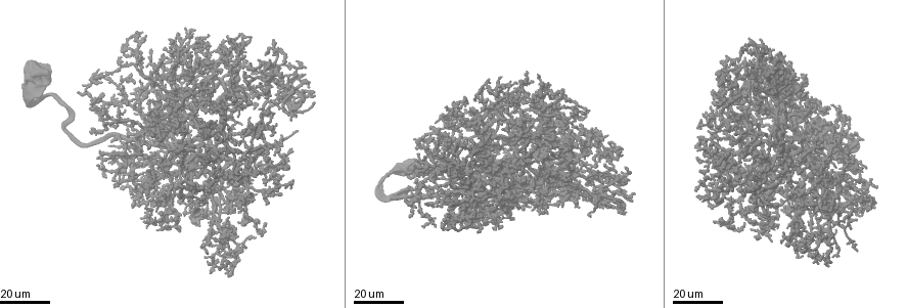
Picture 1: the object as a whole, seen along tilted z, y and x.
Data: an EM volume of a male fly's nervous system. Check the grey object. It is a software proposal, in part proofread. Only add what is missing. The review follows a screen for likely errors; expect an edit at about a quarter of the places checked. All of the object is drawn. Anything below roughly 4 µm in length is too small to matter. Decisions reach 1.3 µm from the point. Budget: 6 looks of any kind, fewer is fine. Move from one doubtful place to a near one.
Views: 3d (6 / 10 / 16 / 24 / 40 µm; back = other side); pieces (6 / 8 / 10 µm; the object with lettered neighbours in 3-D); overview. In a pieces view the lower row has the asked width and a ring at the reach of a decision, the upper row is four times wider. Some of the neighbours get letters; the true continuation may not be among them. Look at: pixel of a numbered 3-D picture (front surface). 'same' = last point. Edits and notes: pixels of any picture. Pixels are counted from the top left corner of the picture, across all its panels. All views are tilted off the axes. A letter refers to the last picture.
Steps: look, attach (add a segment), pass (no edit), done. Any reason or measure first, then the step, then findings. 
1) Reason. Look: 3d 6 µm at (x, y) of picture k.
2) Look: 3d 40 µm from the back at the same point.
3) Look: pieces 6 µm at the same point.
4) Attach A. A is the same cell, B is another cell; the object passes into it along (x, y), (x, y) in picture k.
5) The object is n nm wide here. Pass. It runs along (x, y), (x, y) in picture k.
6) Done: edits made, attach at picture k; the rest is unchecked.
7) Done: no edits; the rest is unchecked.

Free end. Look: 3d 16 µm at (752, 157) of picture 1.

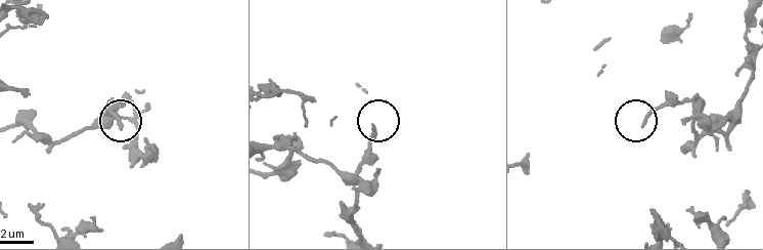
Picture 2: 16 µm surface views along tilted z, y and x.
Look: pieces 10 µm at (122, 127) of picture 2.

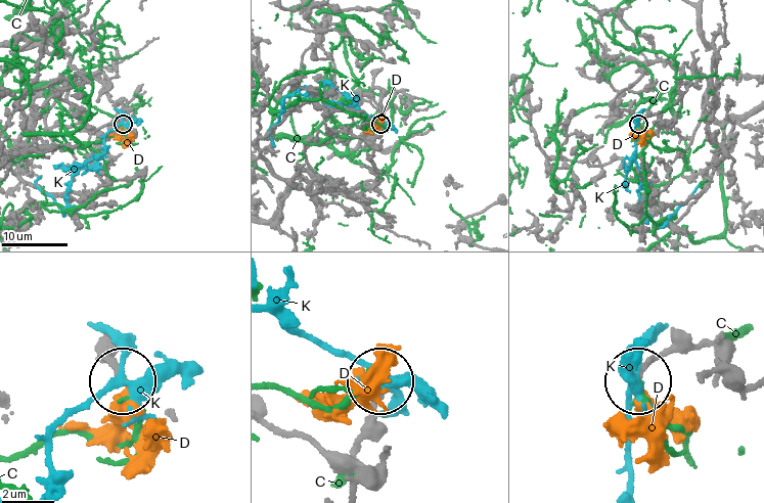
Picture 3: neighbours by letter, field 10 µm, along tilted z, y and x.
Pass. C, D and K are other cells; no lettered segment goes on from it.

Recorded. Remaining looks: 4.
Long arm stops here. Look: 3d 16 µm at (283, 61) of picture 1.

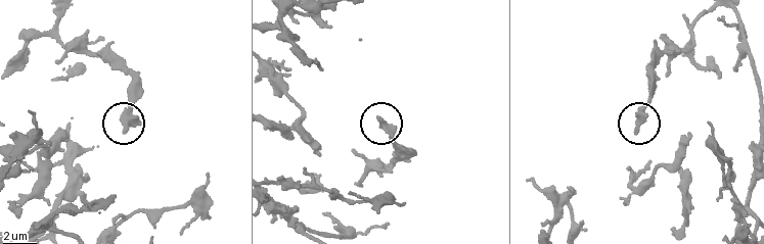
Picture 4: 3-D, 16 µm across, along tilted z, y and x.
See the neighbours. Look: pieces 8 µm at (125, 130) of picture 4.

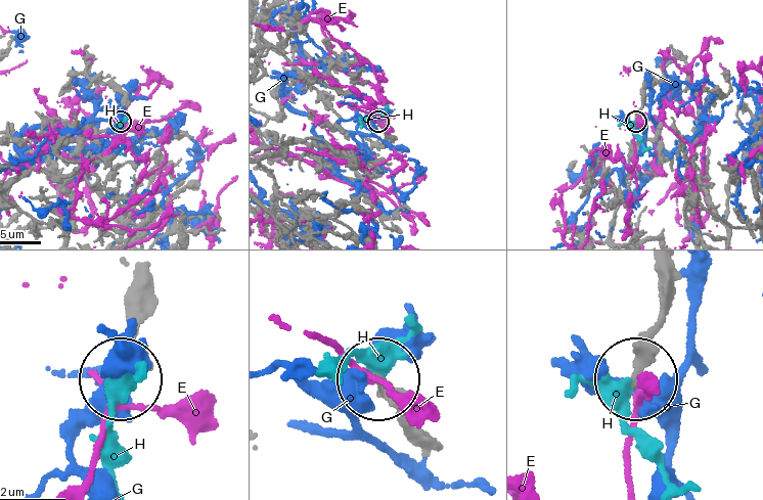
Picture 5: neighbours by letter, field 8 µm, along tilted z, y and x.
Attach H. H is the same cell, E and G are other cells; the object passes into it along (132, 310), (111, 428), (118, 488) in picture 5; the neuron continues.

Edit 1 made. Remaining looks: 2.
Done: edits made, attach at picture 5; the rest is unchecked.

